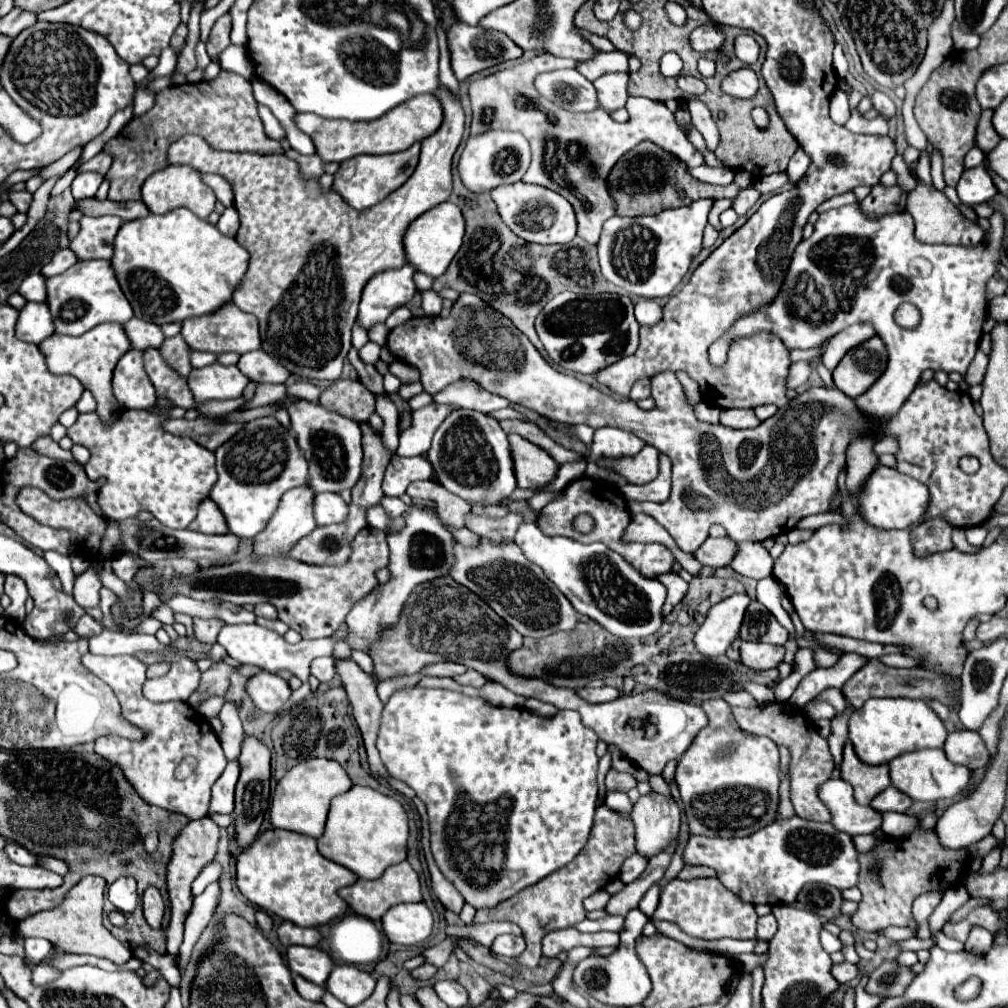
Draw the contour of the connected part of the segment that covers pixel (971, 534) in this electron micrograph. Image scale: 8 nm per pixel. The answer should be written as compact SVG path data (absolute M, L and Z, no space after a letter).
M970 528L970 530L966 530L966 538L970 544L982 546L984 538L986 538L986 528Z

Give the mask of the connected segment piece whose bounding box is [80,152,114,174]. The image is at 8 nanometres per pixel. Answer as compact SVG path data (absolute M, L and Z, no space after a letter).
M100 152L100 154L96 154L92 160L88 160L82 168L80 168L80 172L82 170L92 170L92 172L100 172L100 174L106 174L108 170L110 170L110 166L112 166L112 154L108 154L108 152Z

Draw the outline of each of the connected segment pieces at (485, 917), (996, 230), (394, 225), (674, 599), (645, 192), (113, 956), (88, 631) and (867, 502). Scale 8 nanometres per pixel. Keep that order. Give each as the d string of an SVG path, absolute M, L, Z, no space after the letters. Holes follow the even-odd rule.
M600 806L594 816L590 838L576 856L576 860L572 860L572 864L566 864L564 868L552 872L552 876L546 876L544 880L540 880L540 884L534 884L532 888L524 888L524 892L518 892L516 896L500 902L496 908L478 910L474 922L488 922L488 920L516 922L526 938L526 950L520 956L516 956L516 960L512 962L518 964L520 968L536 968L542 956L542 938L552 930L572 928L578 922L582 922L586 918L582 900L602 890L612 878L616 878L620 864L634 852L636 852L634 826L630 814L622 816L608 810L606 806Z
M842 206L836 210L824 212L814 224L814 234L796 246L792 264L788 268L786 280L776 300L756 314L740 318L730 328L728 336L732 340L734 336L750 336L754 332L764 330L764 332L772 332L780 336L788 350L792 348L806 350L830 340L834 334L838 334L846 326L852 326L858 322L872 324L876 328L876 334L882 338L886 346L888 364L880 376L880 386L870 386L864 394L855 399L855 402L864 414L868 412L868 416L876 416L880 420L900 410L900 406L910 396L920 374L926 368L958 372L962 376L962 390L968 392L970 386L966 382L966 370L970 362L974 360L974 354L978 350L978 340L982 336L982 324L988 314L986 284L996 274L994 264L1000 258L998 248L1004 234L1004 220L998 212L992 214L990 226L992 228L990 228L988 242L980 242L974 248L956 248L956 246L944 246L944 244L930 246L930 244L920 244L914 238L914 220L912 220L912 214L906 210L884 216L880 220L866 218L858 210L858 206ZM902 302L910 302L918 308L920 312L918 326L902 328L896 324L894 312L898 310Z
M440 86L434 94L436 94L436 98L438 98L440 104L442 104L444 120L442 120L438 132L430 134L430 136L422 142L420 162L418 162L414 174L410 176L410 180L408 180L402 188L398 188L396 192L392 192L392 196L388 196L388 200L382 200L380 204L374 204L372 208L362 210L362 212L350 208L336 192L322 194L320 188L318 188L318 180L308 180L308 182L304 182L304 180L300 178L300 174L298 174L298 164L296 164L294 160L286 158L284 154L220 152L220 150L214 150L210 144L206 144L204 138L194 136L194 134L182 136L180 140L176 140L176 142L170 146L170 150L168 150L168 162L170 162L170 164L192 164L194 168L198 168L198 170L204 172L204 174L218 174L218 176L222 176L222 178L226 178L226 180L230 182L230 186L232 186L232 190L234 190L234 208L236 208L238 214L240 214L240 228L238 228L236 240L238 240L240 246L242 246L244 250L248 250L248 254L250 254L250 262L248 262L248 270L246 270L246 274L244 274L244 280L242 280L242 282L236 286L236 290L234 290L234 304L236 304L238 308L242 308L244 312L254 314L254 316L258 318L260 338L262 338L262 350L268 352L270 356L274 356L276 360L280 360L280 364L284 364L284 368L288 368L290 374L296 374L296 376L302 376L302 378L312 378L312 376L314 376L314 378L324 378L324 380L338 380L338 378L340 378L340 374L342 374L342 362L344 362L344 358L346 358L346 354L348 354L348 350L350 350L350 346L352 346L352 344L350 344L350 332L352 332L352 326L354 326L354 320L356 320L356 314L358 314L358 302L360 302L360 296L362 296L362 290L364 290L366 282L368 282L372 276L376 276L378 272L402 268L402 266L406 264L404 246L402 246L402 236L404 236L406 226L408 226L414 218L418 218L422 212L426 212L426 210L430 210L430 208L434 208L434 206L438 206L438 204L442 204L442 202L448 200L448 196L450 196L450 192L452 192L452 172L450 172L450 168L452 168L452 156L454 156L454 152L456 152L456 148L458 148L460 140L462 140L462 132L464 132L464 112L462 112L462 106L460 106L458 96L456 96L454 92L450 92L448 88Z
M678 572L664 574L664 576L660 576L658 580L660 580L660 582L666 586L666 590L668 590L668 598L666 598L666 604L664 604L664 608L662 608L662 612L664 612L664 616L666 616L666 614L670 614L672 608L686 596L686 592L688 592L688 582L684 582Z
M650 140L640 142L630 152L626 152L612 172L608 174L608 190L612 200L616 202L616 214L620 216L644 216L644 214L658 214L668 208L680 208L686 206L698 198L736 198L736 192L742 188L748 188L752 182L752 176L744 170L736 172L736 180L732 186L714 186L696 180L692 174L688 174L686 166L660 146L652 144Z
M100 876L82 878L64 898L64 902L52 910L38 912L22 921L22 937L46 938L64 952L70 954L92 954L100 958L108 958L116 964L124 964L132 958L132 952L116 940L102 924L102 906L104 906L104 890L106 880ZM27 922L27 923L26 923ZM27 924L27 925L26 925Z
M84 614L84 616L78 620L78 624L76 624L74 632L76 632L78 636L88 636L88 638L90 638L90 636L100 634L100 632L102 632L102 626L100 626L92 616Z
M876 466L874 472L868 476L864 486L858 492L858 514L874 528L894 530L894 528L908 528L916 520L920 520L924 508L928 506L928 488L918 480L900 474L896 468Z

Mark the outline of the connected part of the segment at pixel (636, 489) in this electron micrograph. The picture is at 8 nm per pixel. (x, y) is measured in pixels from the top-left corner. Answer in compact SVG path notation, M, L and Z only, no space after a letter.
M660 454L660 474L656 480L642 484L642 486L630 486L630 483L620 486L620 492L626 496L626 500L636 502L664 502L670 496L670 460L666 454Z

